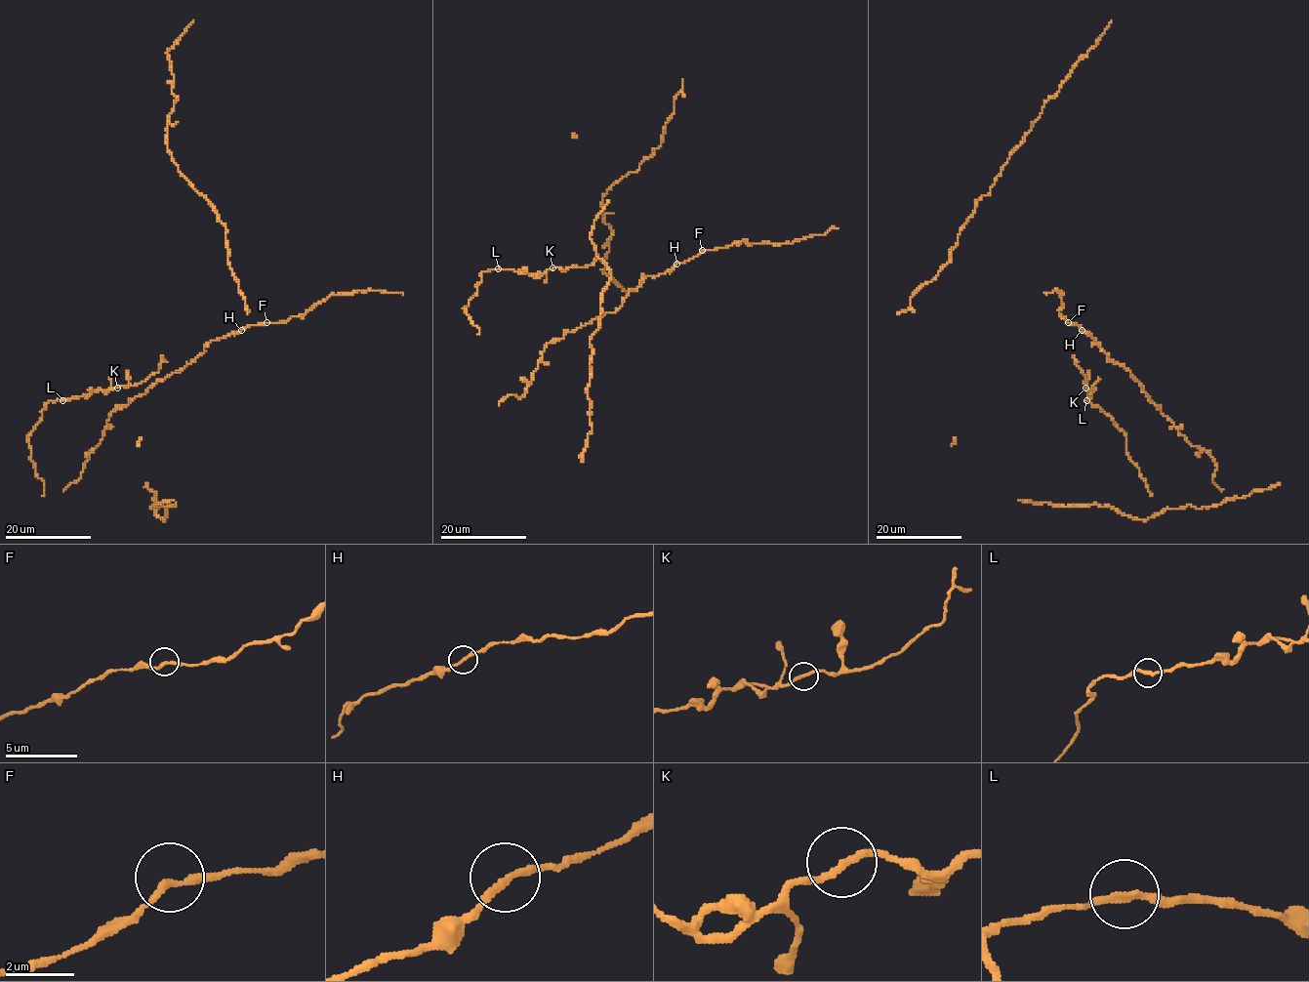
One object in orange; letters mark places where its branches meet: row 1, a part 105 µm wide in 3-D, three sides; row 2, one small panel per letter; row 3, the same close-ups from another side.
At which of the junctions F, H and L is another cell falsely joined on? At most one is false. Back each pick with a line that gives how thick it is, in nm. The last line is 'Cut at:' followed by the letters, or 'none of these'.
Cut at: none of these

